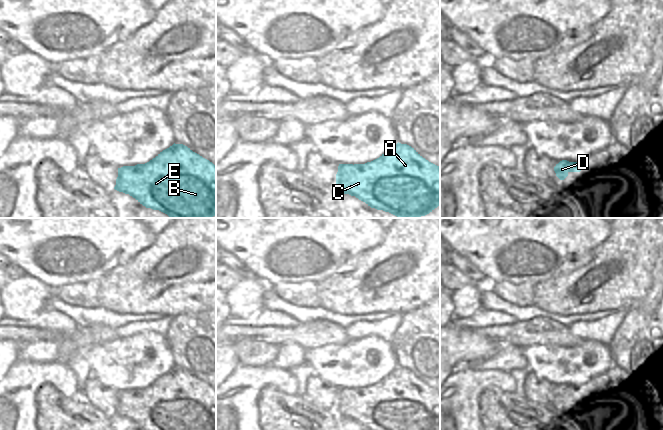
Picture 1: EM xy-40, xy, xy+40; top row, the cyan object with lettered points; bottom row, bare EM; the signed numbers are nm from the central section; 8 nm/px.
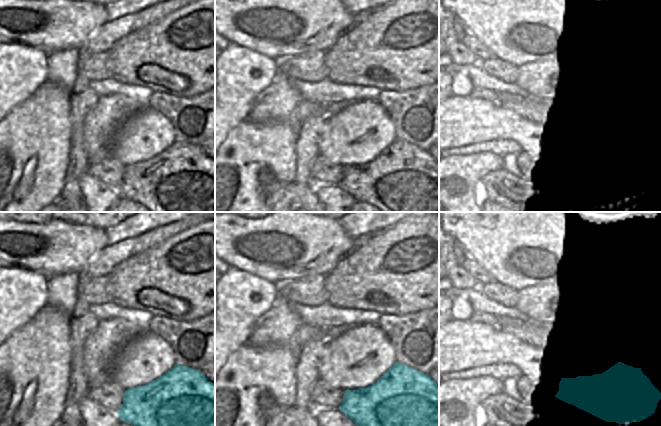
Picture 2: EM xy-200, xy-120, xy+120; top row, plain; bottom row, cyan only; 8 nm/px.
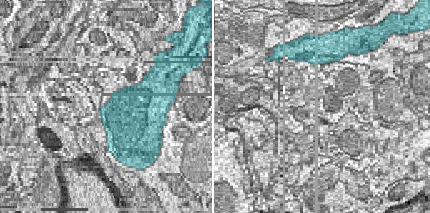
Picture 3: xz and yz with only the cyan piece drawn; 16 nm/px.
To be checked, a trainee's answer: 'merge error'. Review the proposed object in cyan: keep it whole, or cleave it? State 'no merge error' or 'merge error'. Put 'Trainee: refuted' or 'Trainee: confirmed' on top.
Trainee: refuted
no merge error

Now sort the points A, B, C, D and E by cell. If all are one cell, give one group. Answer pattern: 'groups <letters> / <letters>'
groups A B C D E

